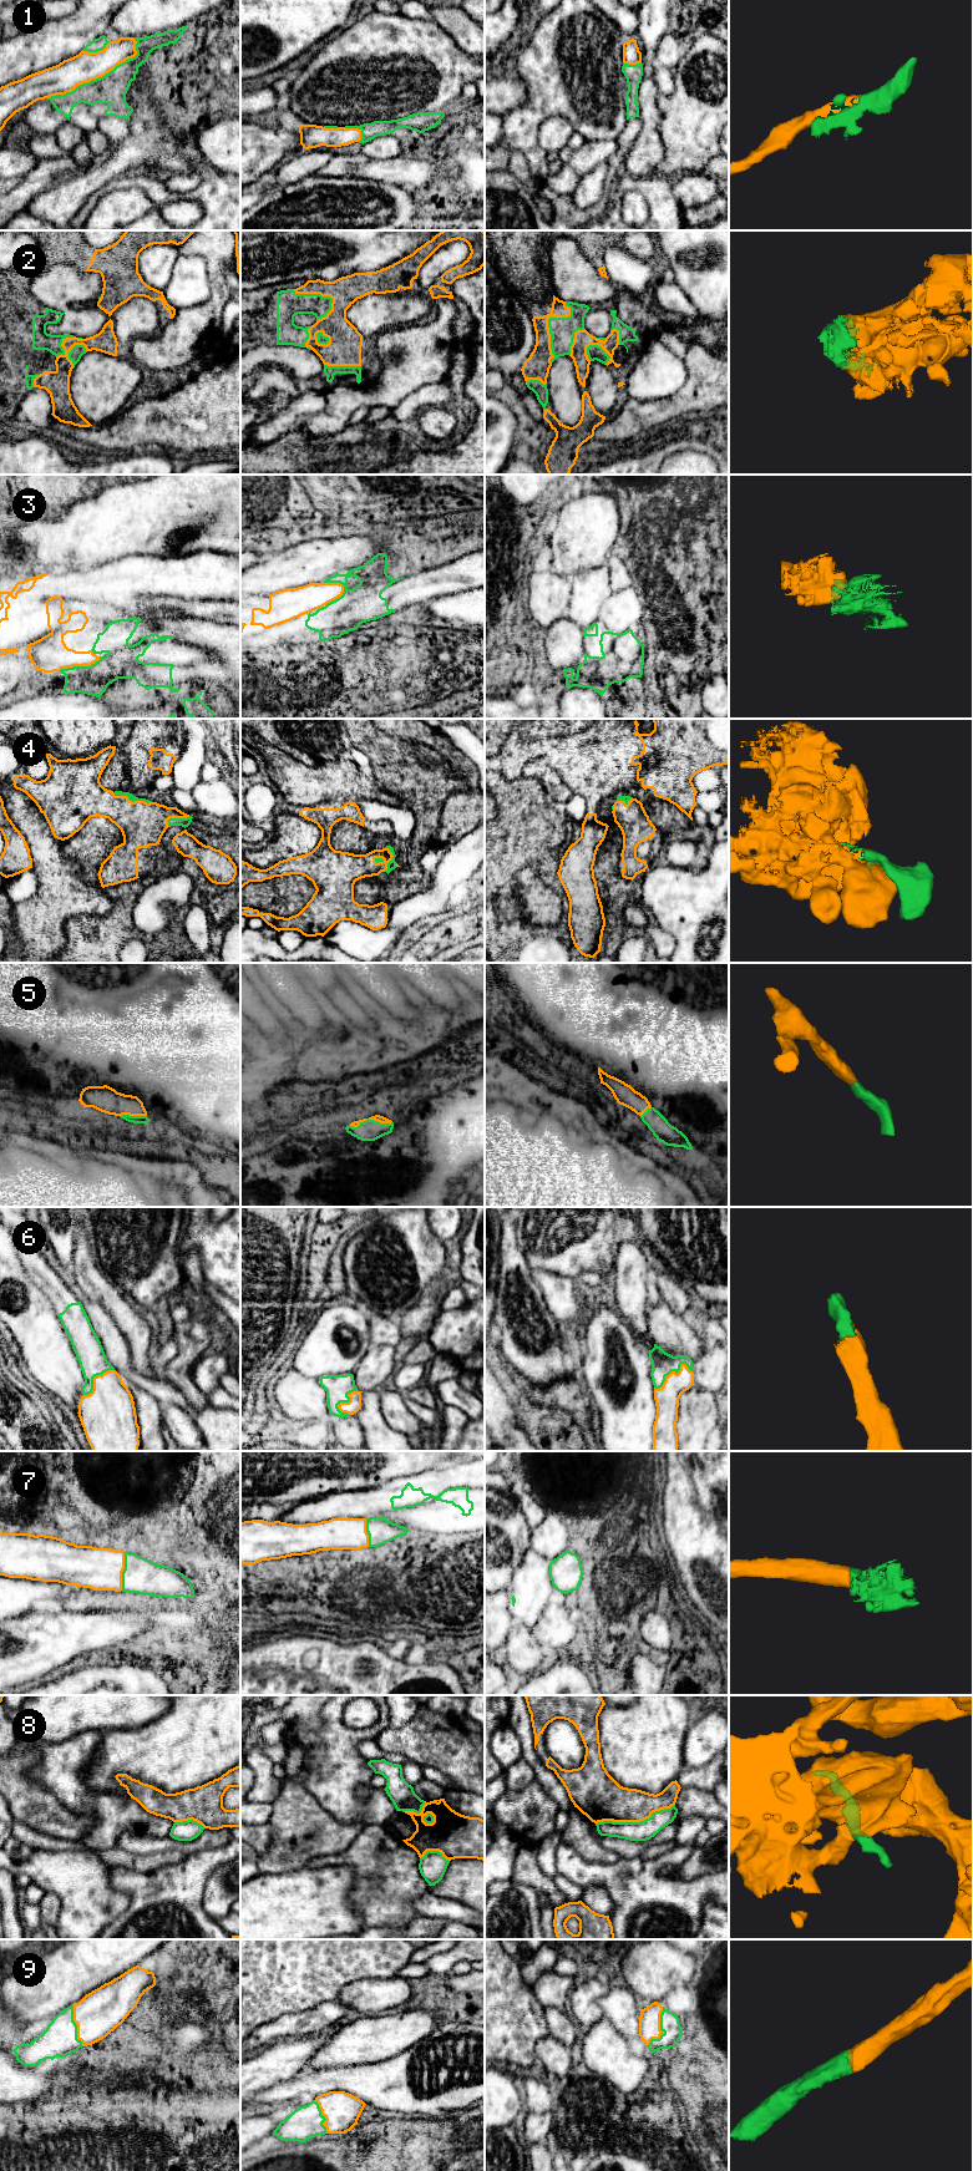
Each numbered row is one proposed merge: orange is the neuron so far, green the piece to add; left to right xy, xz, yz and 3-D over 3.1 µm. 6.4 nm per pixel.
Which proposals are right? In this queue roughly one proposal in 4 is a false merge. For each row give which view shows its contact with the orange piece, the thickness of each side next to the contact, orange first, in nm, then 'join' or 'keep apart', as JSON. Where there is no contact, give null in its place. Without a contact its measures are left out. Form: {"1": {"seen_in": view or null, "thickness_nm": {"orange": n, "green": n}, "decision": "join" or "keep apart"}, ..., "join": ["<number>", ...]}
{"1": {"seen_in": "xy", "thickness_nm": {"orange": 190, "green": 190}, "decision": "join"}, "2": {"seen_in": "yz", "thickness_nm": {"orange": 140, "green": 160}, "decision": "join"}, "3": {"seen_in": "xz", "thickness_nm": {"orange": 180, "green": 240}, "decision": "join"}, "4": {"seen_in": "xy", "thickness_nm": {"orange": 280, "green": 50}, "decision": "join"}, "5": {"seen_in": "xz", "thickness_nm": {"orange": 50, "green": 140}, "decision": "join"}, "6": {"seen_in": "yz", "thickness_nm": {"orange": 160, "green": 150}, "decision": "join"}, "7": {"seen_in": "xy", "thickness_nm": {"orange": 280, "green": 220}, "decision": "join"}, "8": {"seen_in": "yz", "thickness_nm": {"orange": 280, "green": 130}, "decision": "keep apart"}, "9": {"seen_in": "yz", "thickness_nm": {"orange": 140, "green": 130}, "decision": "join"}, "join": ["1", "2", "3", "4", "5", "6", "7", "9"]}

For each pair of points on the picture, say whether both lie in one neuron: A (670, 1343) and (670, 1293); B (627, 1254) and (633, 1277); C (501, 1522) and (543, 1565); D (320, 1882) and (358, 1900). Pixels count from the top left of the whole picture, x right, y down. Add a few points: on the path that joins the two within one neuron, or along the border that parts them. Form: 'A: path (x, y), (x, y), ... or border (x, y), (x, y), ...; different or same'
A: border (662, 1300), (680, 1315); different
B: path (632, 1259), (632, 1272); same
C: border (528, 1548), (522, 1562), (516, 1568); different
D: border (353, 1890), (353, 1907), (364, 1922); different

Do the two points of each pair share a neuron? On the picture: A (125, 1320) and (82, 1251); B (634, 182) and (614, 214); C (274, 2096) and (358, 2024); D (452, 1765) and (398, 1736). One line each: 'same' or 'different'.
A: same
B: same
C: different
D: same

